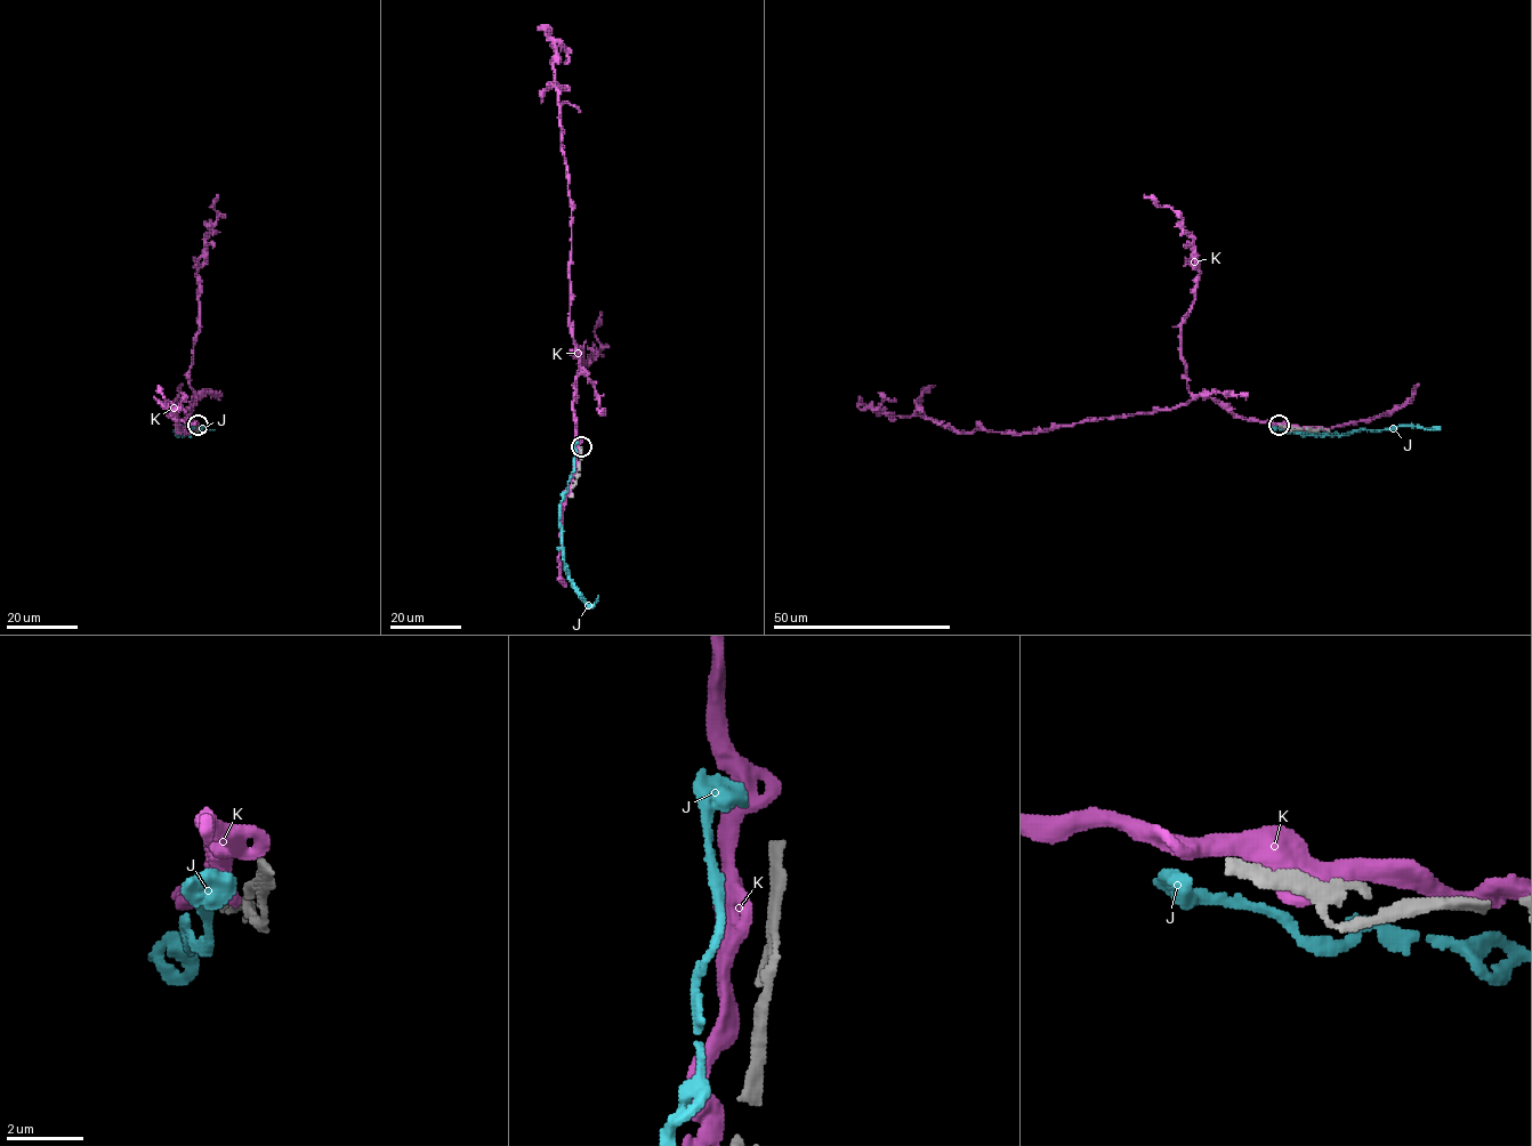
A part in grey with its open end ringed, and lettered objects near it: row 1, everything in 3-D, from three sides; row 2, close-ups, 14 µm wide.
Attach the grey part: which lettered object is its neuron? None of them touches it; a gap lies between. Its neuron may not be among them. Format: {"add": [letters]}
{"add": []}

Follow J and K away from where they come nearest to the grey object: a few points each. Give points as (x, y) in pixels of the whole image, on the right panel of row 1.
J: (1275, 427), (1314, 435), (1404, 426), (1437, 428), (1428, 430)
K: (1276, 424), (1194, 395), (1171, 408), (1029, 433), (958, 432), (917, 414), (876, 412), (895, 400)

